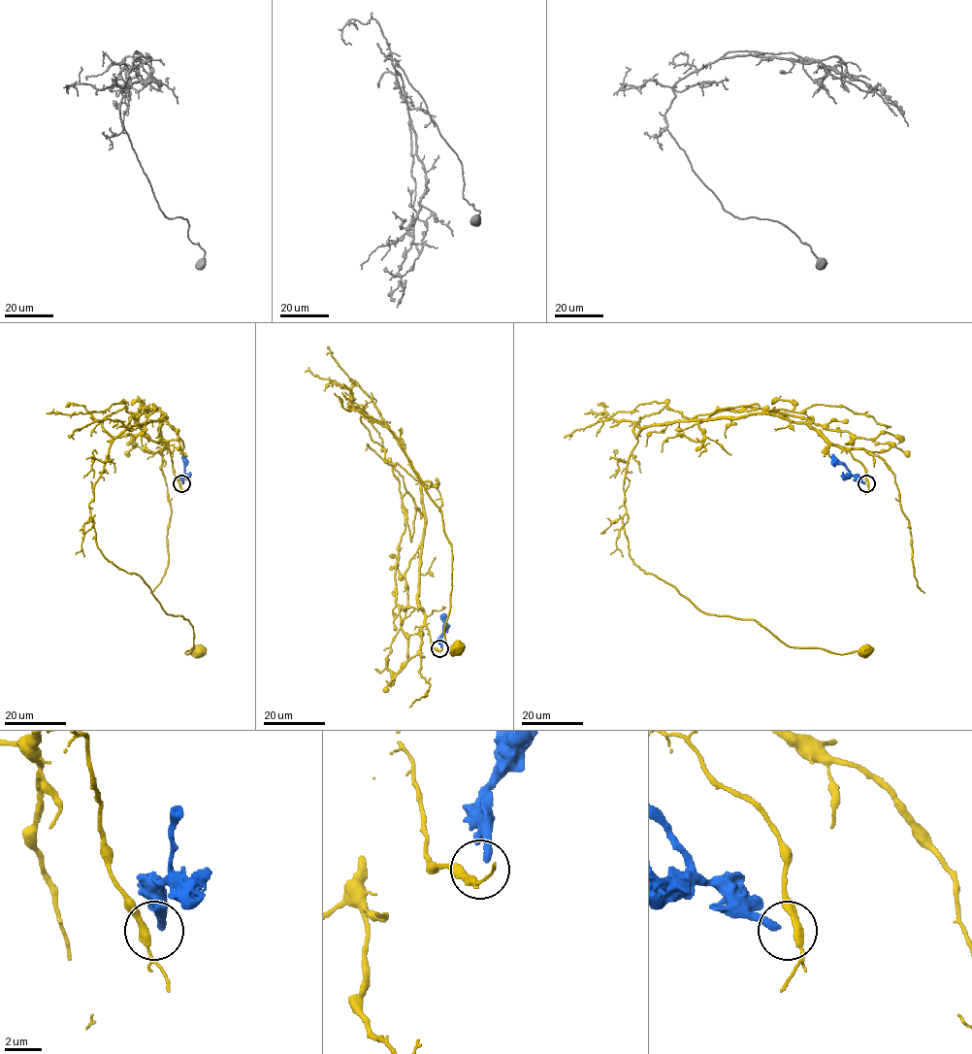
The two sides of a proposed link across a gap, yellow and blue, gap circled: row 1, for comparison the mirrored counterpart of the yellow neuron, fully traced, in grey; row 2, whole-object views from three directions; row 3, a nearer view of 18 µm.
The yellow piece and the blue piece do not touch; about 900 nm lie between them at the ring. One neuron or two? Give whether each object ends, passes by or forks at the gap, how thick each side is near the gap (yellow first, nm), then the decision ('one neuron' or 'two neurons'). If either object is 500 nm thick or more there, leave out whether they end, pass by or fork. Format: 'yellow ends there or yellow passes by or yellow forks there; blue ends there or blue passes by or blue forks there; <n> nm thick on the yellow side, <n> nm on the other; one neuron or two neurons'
yellow passes by; blue ends there; 400 nm thick on the yellow side, 360 nm on the other; two neurons

